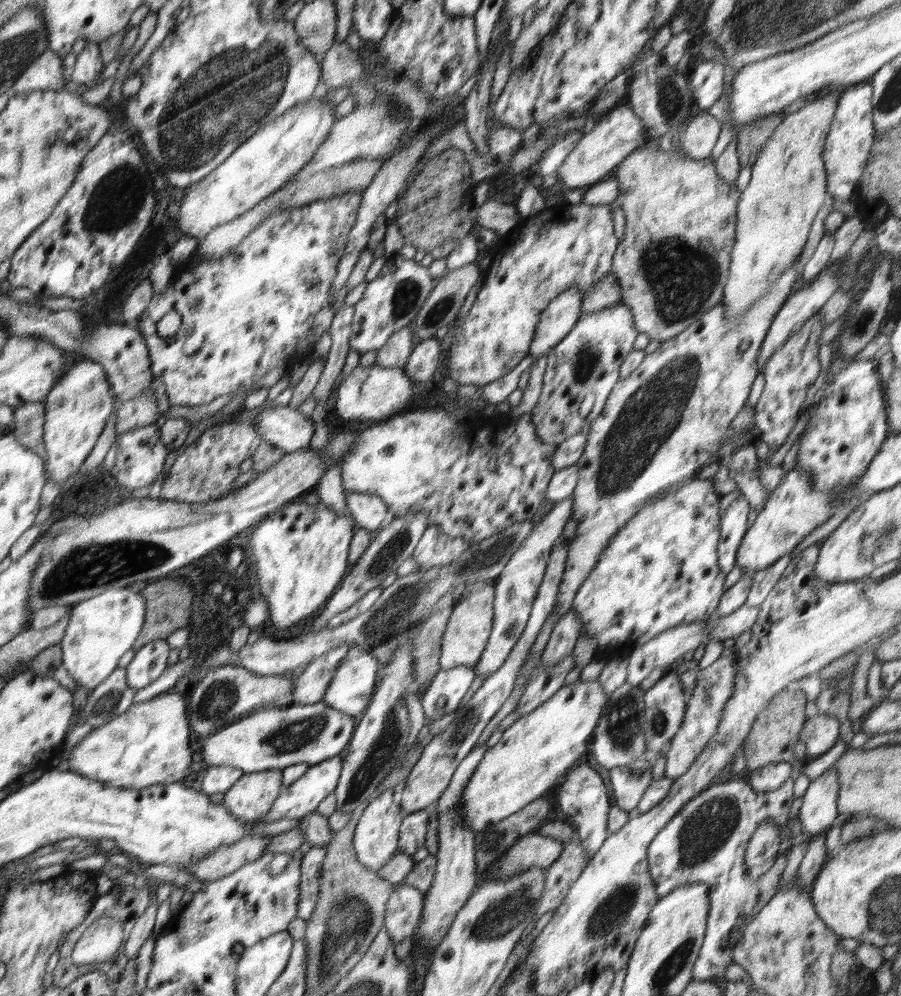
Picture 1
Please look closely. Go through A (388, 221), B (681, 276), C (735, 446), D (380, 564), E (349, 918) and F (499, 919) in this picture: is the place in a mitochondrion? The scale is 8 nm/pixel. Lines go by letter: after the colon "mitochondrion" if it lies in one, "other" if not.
A: other
B: mitochondrion
C: other
D: mitochondrion
E: mitochondrion
F: mitochondrion

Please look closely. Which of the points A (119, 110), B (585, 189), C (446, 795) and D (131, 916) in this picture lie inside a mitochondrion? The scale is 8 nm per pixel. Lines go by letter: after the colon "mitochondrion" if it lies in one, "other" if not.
A: other
B: other
C: other
D: other

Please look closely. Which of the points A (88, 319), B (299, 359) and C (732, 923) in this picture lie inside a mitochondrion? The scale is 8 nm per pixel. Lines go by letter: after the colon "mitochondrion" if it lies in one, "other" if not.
A: other
B: other
C: other

